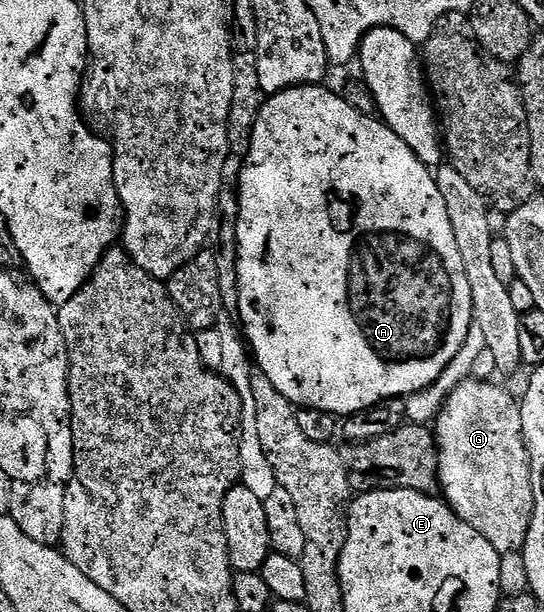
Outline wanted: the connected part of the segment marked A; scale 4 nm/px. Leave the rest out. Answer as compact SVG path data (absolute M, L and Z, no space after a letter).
M326 85L293 87L269 96L263 102L260 113L256 117L248 157L244 160L240 173L238 192L240 193L240 217L238 218L238 288L240 289L240 301L236 313L238 317L242 317L240 327L244 332L248 350L257 370L264 377L268 377L268 381L272 381L272 385L276 385L276 389L280 389L280 393L284 393L284 397L288 397L288 401L292 401L295 407L299 409L304 407L324 409L339 417L354 415L360 409L368 409L385 399L400 399L423 391L437 381L440 375L448 369L448 365L452 365L452 361L460 353L460 347L464 345L464 341L468 341L468 333L474 326L474 298L472 297L472 285L468 285L468 273L464 273L464 257L460 257L460 245L456 245L456 233L452 233L452 221L448 221L448 205L444 205L444 197L440 197L440 189L434 180L434 171L425 167L416 157L416 153L412 153L412 149L408 149L408 145L404 145L404 141L400 141L400 137L396 137L396 133L392 133L390 126L382 122L381 118L365 115L356 109L352 109L352 105L348 105L345 97L339 92L337 95L336 92L329 91Z

